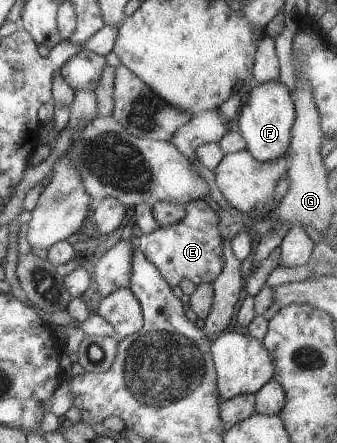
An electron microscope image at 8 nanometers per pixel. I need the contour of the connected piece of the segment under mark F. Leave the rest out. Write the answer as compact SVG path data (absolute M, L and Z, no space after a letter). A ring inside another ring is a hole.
M269 80L250 89L248 98L241 103L238 120L238 128L246 139L247 149L259 162L273 161L290 152L295 104L291 90L282 81Z

